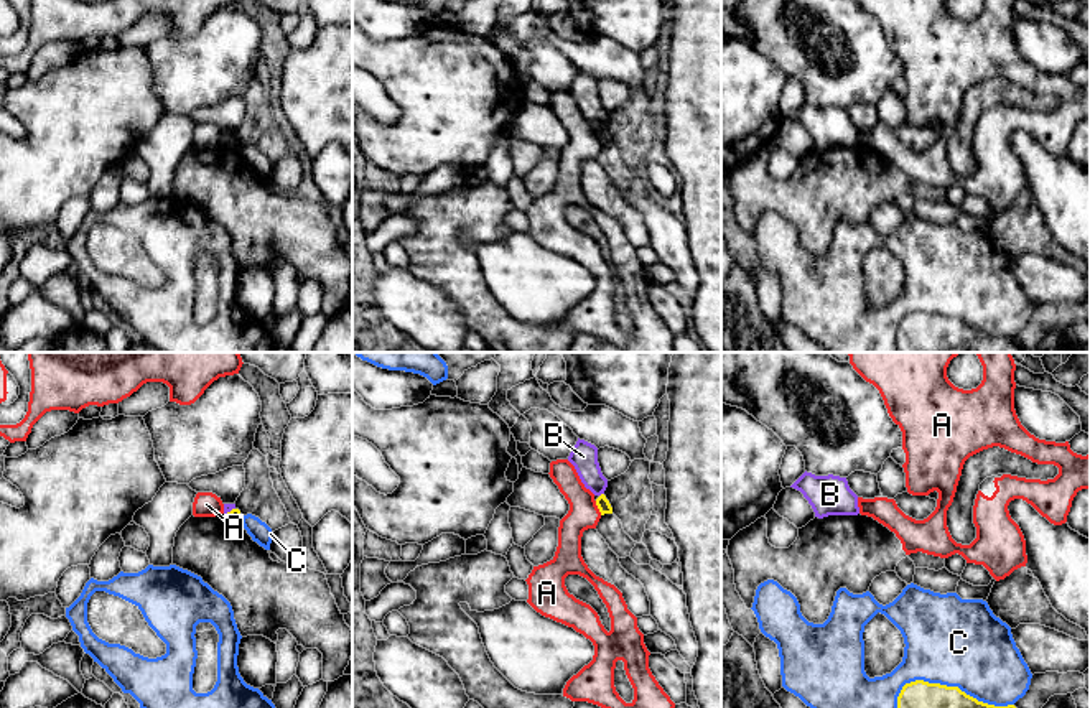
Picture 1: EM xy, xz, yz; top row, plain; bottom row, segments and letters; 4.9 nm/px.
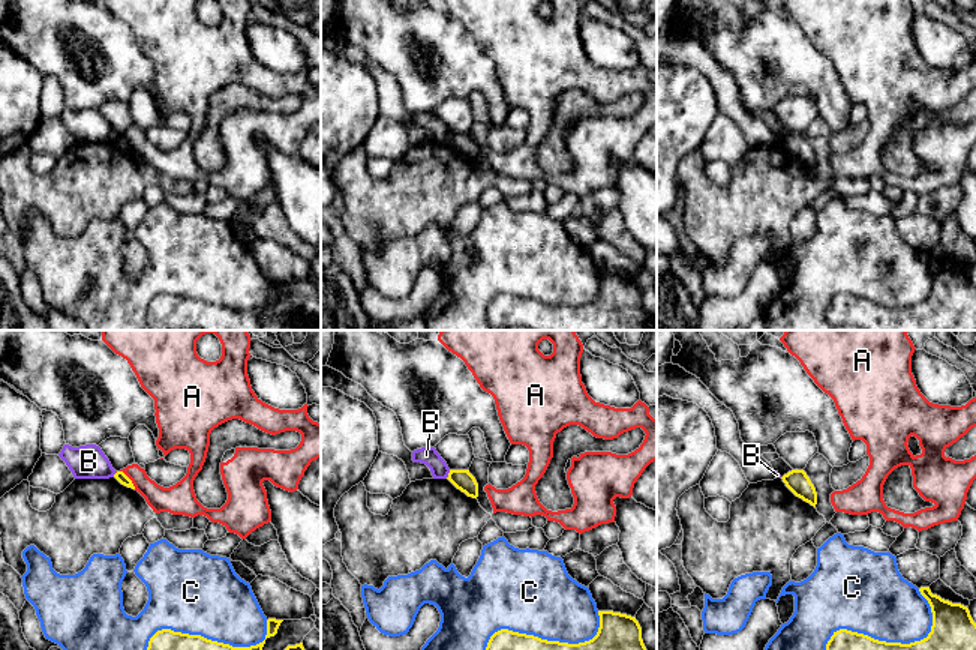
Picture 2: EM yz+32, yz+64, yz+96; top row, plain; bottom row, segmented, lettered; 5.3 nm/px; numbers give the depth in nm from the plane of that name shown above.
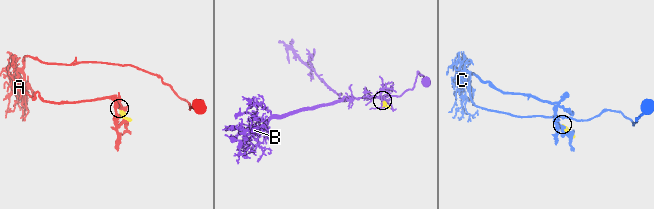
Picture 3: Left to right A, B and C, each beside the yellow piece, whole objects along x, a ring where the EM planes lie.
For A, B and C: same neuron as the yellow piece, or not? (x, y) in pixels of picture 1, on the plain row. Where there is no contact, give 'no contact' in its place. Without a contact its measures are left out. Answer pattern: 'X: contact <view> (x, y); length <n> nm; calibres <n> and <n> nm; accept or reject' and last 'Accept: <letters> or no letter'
A: contact xz (598, 139); length 80 nm; calibres 70 and 150 nm; reject
B: contact xz (601, 125); length 30 nm; calibres 70 and 140 nm; reject
C: contact yz (942, 316); length 600 nm; calibres 240 and 440 nm; reject
Accept: no letter

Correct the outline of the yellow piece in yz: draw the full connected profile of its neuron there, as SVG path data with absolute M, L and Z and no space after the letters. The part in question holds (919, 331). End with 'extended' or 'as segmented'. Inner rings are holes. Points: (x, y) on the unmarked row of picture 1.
M915 311L897 328L899 352L942 352L962 347L965 352L1041 352L1024 349L1014 336L995 338L967 326L958 318Z; as segmented

